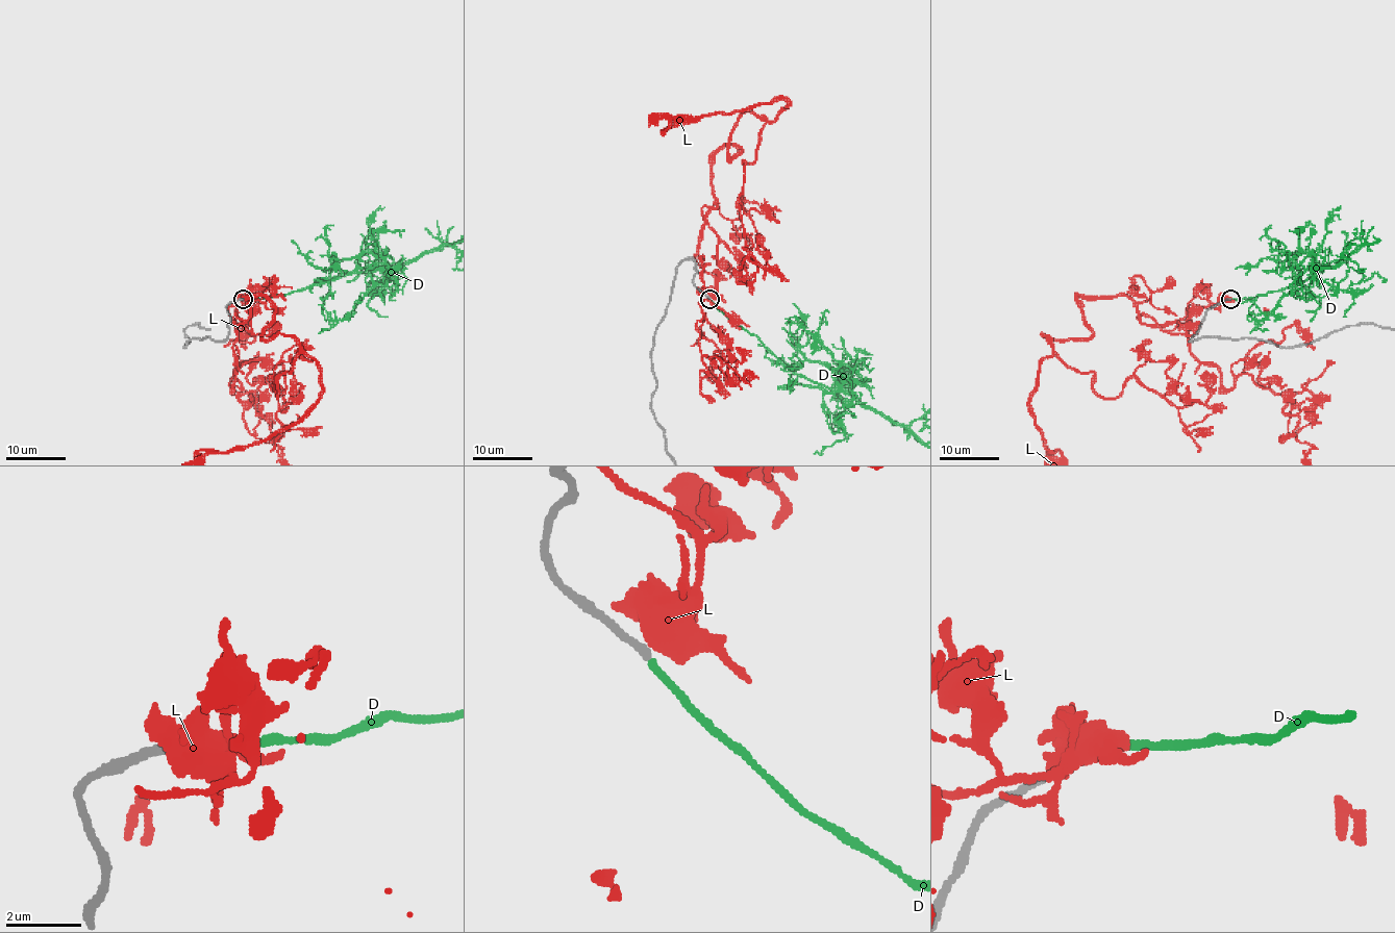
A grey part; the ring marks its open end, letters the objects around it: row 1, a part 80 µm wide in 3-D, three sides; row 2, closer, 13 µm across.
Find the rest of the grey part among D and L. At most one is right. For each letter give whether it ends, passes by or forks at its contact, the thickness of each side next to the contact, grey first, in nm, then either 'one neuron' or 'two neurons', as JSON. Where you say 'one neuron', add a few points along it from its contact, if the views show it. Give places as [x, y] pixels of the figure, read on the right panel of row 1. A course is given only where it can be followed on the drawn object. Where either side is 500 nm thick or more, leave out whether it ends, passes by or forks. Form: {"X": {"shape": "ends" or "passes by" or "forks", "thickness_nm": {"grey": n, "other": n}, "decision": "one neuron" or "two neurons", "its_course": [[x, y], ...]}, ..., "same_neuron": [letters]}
{"D": {"shape": "ends", "thickness_nm": {"grey": 240, "other": 190}, "decision": "one neuron"}, "L": {"thickness_nm": {"grey": 240, "other": 800}, "decision": "two neurons"}, "same_neuron": ["D"]}

